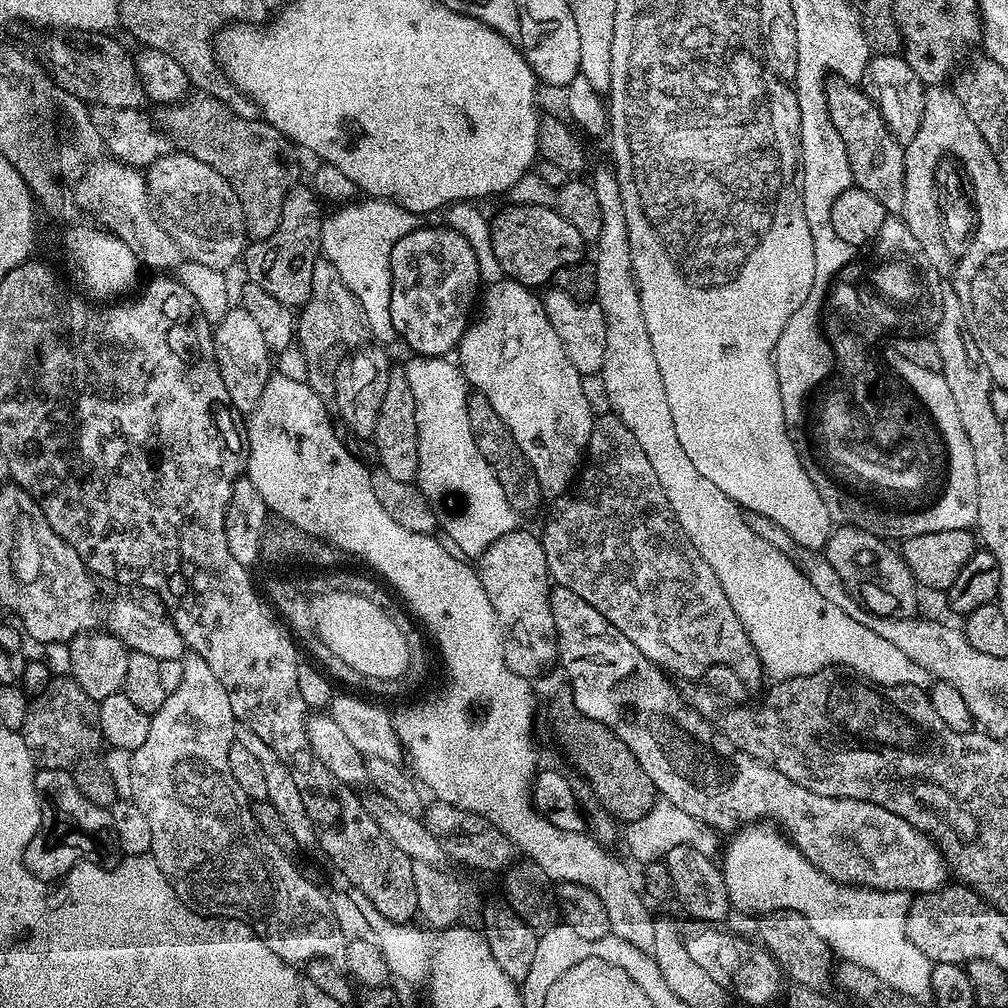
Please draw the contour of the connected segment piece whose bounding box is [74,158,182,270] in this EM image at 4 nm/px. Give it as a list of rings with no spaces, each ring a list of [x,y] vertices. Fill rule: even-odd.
[[[111,158],[101,159],[99,162],[91,165],[86,175],[80,180],[74,192],[74,202],[78,208],[85,208],[90,215],[97,216],[104,223],[101,225],[111,232],[113,236],[119,236],[122,242],[126,242],[126,246],[130,246],[130,250],[134,250],[134,254],[145,269],[160,268],[156,270],[172,270],[168,268],[176,268],[179,266],[180,260],[182,261],[180,247],[166,234],[166,230],[154,215],[154,209],[148,197],[146,176],[141,169],[121,164],[119,161]]]

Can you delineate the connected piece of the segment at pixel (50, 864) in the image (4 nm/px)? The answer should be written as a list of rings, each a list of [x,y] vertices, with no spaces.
[[[56,800],[40,802],[40,829],[35,838],[26,846],[24,851],[24,865],[26,870],[37,880],[55,882],[62,878],[62,870],[73,871],[76,865],[98,864],[112,866],[121,859],[122,851],[115,834],[114,822],[109,822],[106,830],[92,832],[76,822],[72,814],[68,814]]]

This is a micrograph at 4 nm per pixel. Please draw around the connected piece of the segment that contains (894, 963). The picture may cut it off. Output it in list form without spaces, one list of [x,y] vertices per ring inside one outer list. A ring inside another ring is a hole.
[[[757,822],[745,824],[743,828],[737,828],[731,833],[728,845],[724,848],[724,860],[722,859],[722,871],[729,901],[741,904],[744,908],[761,908],[761,913],[771,914],[782,908],[789,908],[802,918],[828,944],[829,949],[840,960],[849,960],[858,966],[866,966],[866,970],[872,970],[882,978],[891,988],[896,988],[906,996],[913,996],[920,1001],[920,992],[930,993],[930,974],[932,973],[932,961],[906,938],[904,922],[908,913],[910,896],[907,892],[883,892],[878,888],[866,888],[851,884],[837,884],[826,874],[822,874],[812,863],[804,857],[791,840],[775,823]]]

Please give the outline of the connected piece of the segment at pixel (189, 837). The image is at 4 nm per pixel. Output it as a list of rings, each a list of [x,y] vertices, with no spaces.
[[[188,654],[183,657],[182,682],[175,690],[168,694],[166,702],[162,702],[162,710],[158,710],[150,718],[150,734],[146,734],[146,742],[132,752],[132,765],[130,766],[131,785],[133,794],[131,801],[146,814],[146,822],[150,822],[150,838],[152,847],[150,855],[156,859],[156,867],[159,872],[166,874],[170,886],[180,895],[185,904],[210,916],[224,916],[227,920],[234,920],[241,925],[252,928],[278,958],[293,966],[307,965],[309,960],[336,960],[346,947],[346,937],[338,926],[338,921],[331,909],[329,893],[324,893],[312,880],[307,880],[302,873],[296,869],[296,864],[283,852],[277,841],[272,840],[256,825],[256,819],[252,813],[252,801],[234,782],[234,774],[230,774],[230,746],[236,743],[236,729],[238,727],[234,718],[234,710],[230,710],[230,698],[226,694],[222,682],[214,675],[214,670],[206,666],[206,662],[200,656]]]

